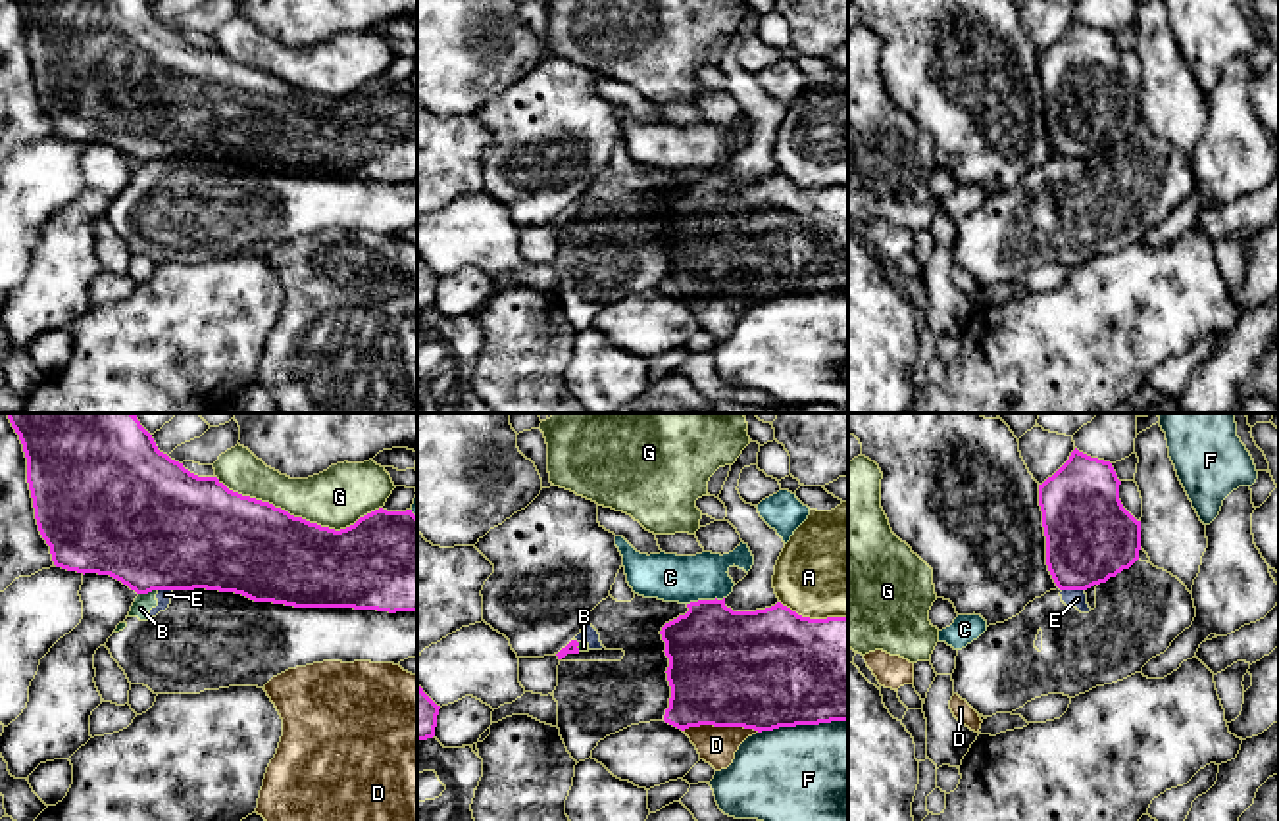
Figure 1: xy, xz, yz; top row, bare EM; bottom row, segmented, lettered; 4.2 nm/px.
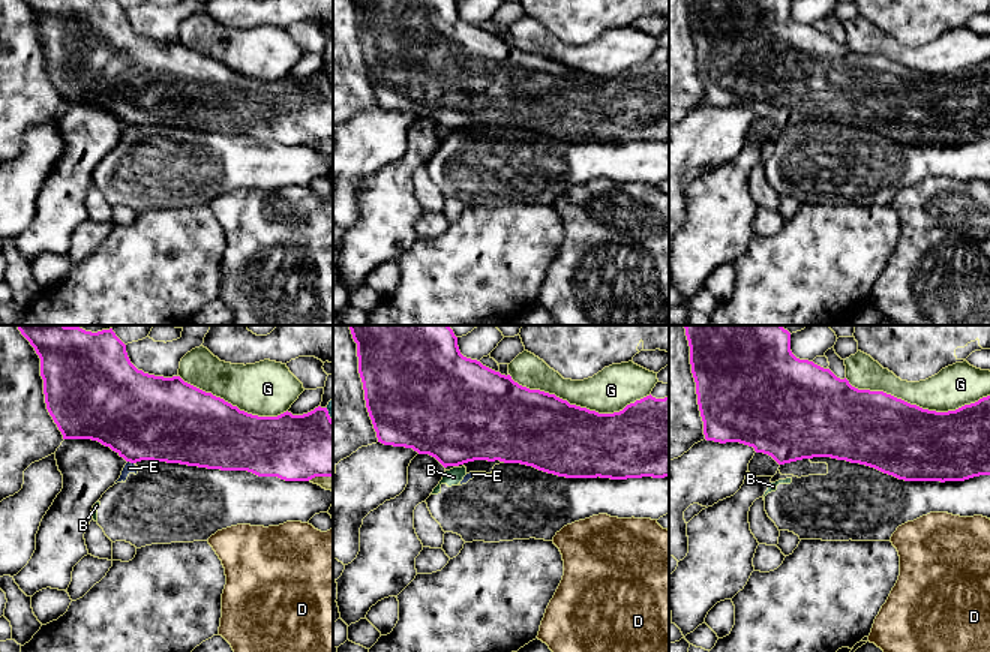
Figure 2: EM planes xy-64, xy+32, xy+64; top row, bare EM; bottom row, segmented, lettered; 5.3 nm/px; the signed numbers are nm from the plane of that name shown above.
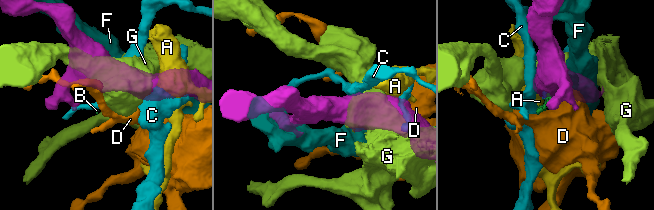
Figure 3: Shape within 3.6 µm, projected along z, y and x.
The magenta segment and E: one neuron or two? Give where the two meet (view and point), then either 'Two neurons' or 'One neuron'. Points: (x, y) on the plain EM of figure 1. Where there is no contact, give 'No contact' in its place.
Touches magenta at yz (1074, 158). Two neurons

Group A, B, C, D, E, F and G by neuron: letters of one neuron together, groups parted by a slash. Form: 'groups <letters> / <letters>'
groups A / B E / C / D / F / G

